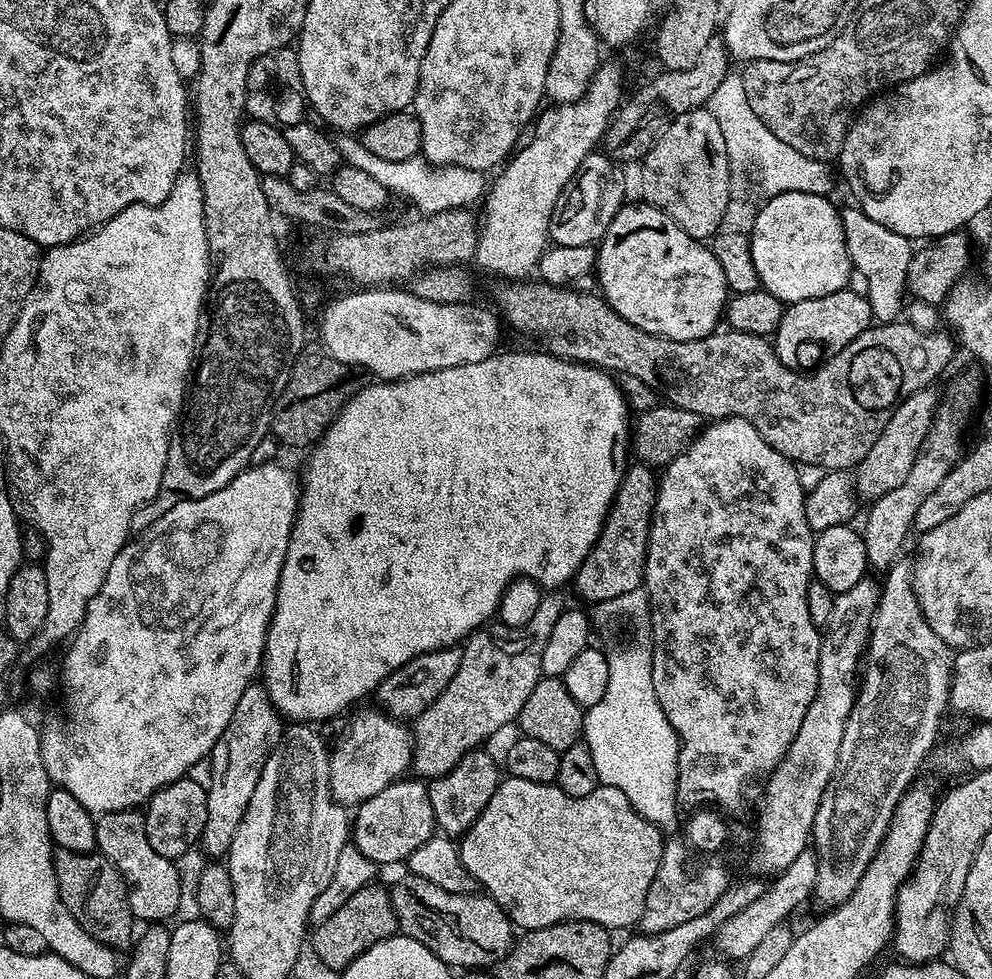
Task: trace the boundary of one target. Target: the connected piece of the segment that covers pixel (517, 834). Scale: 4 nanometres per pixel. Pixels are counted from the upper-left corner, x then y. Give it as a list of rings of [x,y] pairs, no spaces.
[[[508,776],[501,779],[500,785],[494,790],[494,798],[486,802],[486,810],[470,826],[470,830],[459,837],[458,847],[462,866],[476,879],[477,885],[487,895],[492,897],[493,902],[508,915],[508,919],[520,930],[531,930],[534,928],[545,928],[554,926],[563,920],[585,920],[586,922],[598,922],[603,928],[617,930],[616,928],[628,928],[639,925],[640,915],[646,902],[646,894],[654,882],[654,878],[660,869],[660,859],[664,856],[665,837],[656,825],[651,824],[642,814],[638,814],[630,806],[630,798],[622,794],[622,790],[614,790],[610,786],[601,784],[590,794],[582,798],[574,798],[566,794],[555,783],[543,784],[542,782],[526,782],[526,778],[514,778]]]

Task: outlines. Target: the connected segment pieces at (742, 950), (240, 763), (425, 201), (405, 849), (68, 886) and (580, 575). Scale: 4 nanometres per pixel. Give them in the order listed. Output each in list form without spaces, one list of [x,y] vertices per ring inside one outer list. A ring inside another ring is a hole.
[[[807,848],[794,858],[790,866],[784,868],[768,888],[754,902],[750,902],[745,910],[728,919],[720,925],[716,932],[718,946],[723,957],[737,962],[740,958],[748,957],[770,934],[770,932],[800,904],[811,899],[817,882],[817,858],[813,849]]]
[[[254,682],[242,693],[242,698],[238,698],[230,726],[222,730],[210,753],[212,777],[206,780],[206,826],[198,841],[208,858],[223,857],[230,850],[234,830],[238,830],[238,822],[242,822],[242,814],[246,814],[246,806],[250,806],[254,786],[258,786],[258,778],[262,778],[262,766],[266,766],[266,758],[270,758],[274,746],[283,738],[285,727],[263,683]]]
[[[350,132],[339,133],[335,137],[341,161],[349,168],[363,170],[376,179],[389,193],[398,193],[410,200],[419,210],[419,213],[441,213],[442,210],[462,207],[473,207],[484,198],[489,187],[489,179],[485,173],[470,170],[466,167],[452,165],[433,166],[423,155],[408,158],[405,161],[387,161],[386,158],[376,157],[361,143],[359,137]]]
[[[401,778],[393,784],[388,784],[386,790],[378,790],[378,794],[374,794],[374,798],[366,798],[366,802],[362,802],[355,809],[354,819],[350,824],[350,840],[356,845],[358,850],[362,850],[362,854],[366,854],[366,858],[370,858],[373,864],[383,866],[383,864],[396,864],[407,861],[410,854],[414,854],[414,850],[418,850],[418,846],[422,846],[422,842],[426,842],[437,831],[436,819],[434,818],[434,809],[430,807],[430,794],[428,793],[428,784],[420,778]]]
[[[57,849],[53,853],[53,860],[59,896],[75,920],[103,944],[117,950],[122,950],[126,945],[129,947],[133,939],[134,917],[129,906],[128,889],[118,869],[99,852]]]
[[[632,462],[623,469],[620,489],[616,491],[608,517],[603,520],[598,542],[592,547],[590,554],[586,554],[574,577],[577,594],[582,599],[589,600],[589,605],[595,606],[622,594],[630,594],[643,585],[657,483],[657,473],[647,464]]]

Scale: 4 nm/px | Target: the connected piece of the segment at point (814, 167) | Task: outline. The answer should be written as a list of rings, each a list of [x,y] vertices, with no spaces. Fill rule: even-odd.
[[[730,72],[711,94],[706,107],[721,127],[731,166],[732,187],[737,193],[758,194],[760,198],[788,192],[819,196],[831,193],[833,165],[826,160],[806,158],[801,151],[778,138],[751,109],[743,75]]]

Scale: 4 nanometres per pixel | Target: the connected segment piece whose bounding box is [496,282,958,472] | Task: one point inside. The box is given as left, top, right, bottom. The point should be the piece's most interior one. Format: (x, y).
(830, 416)

